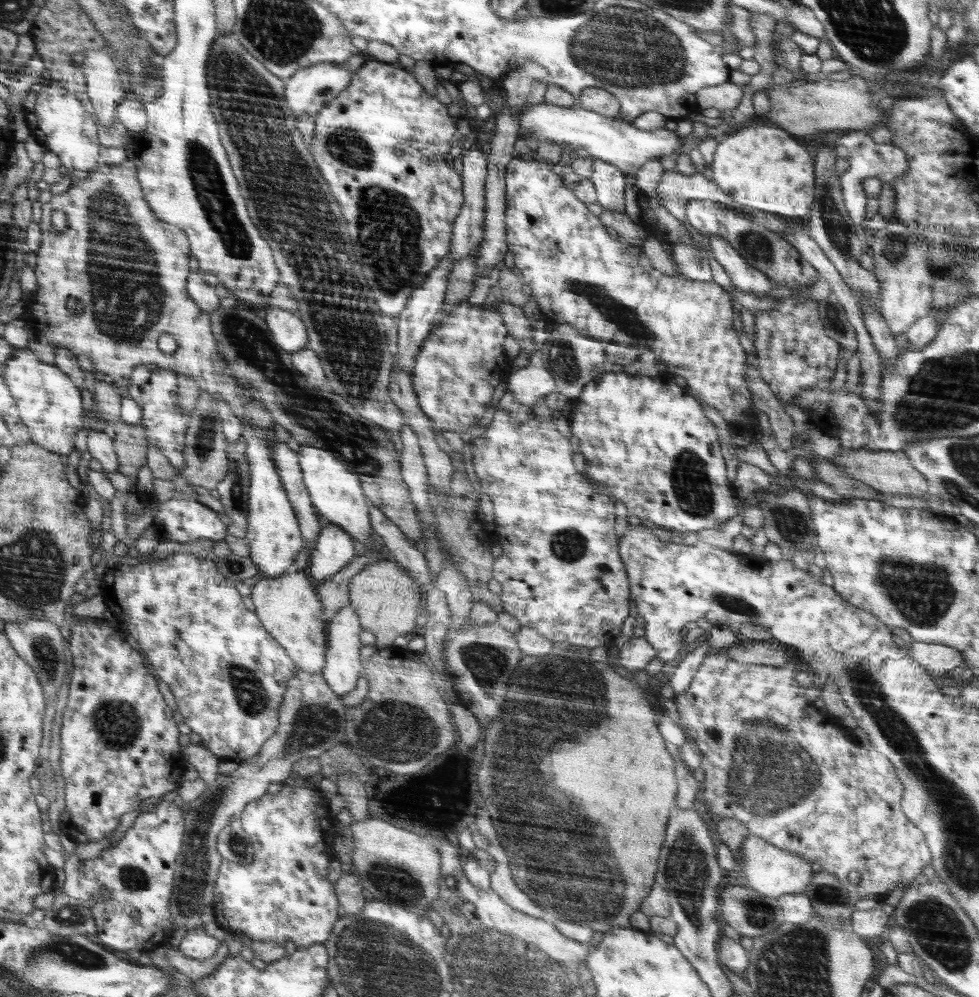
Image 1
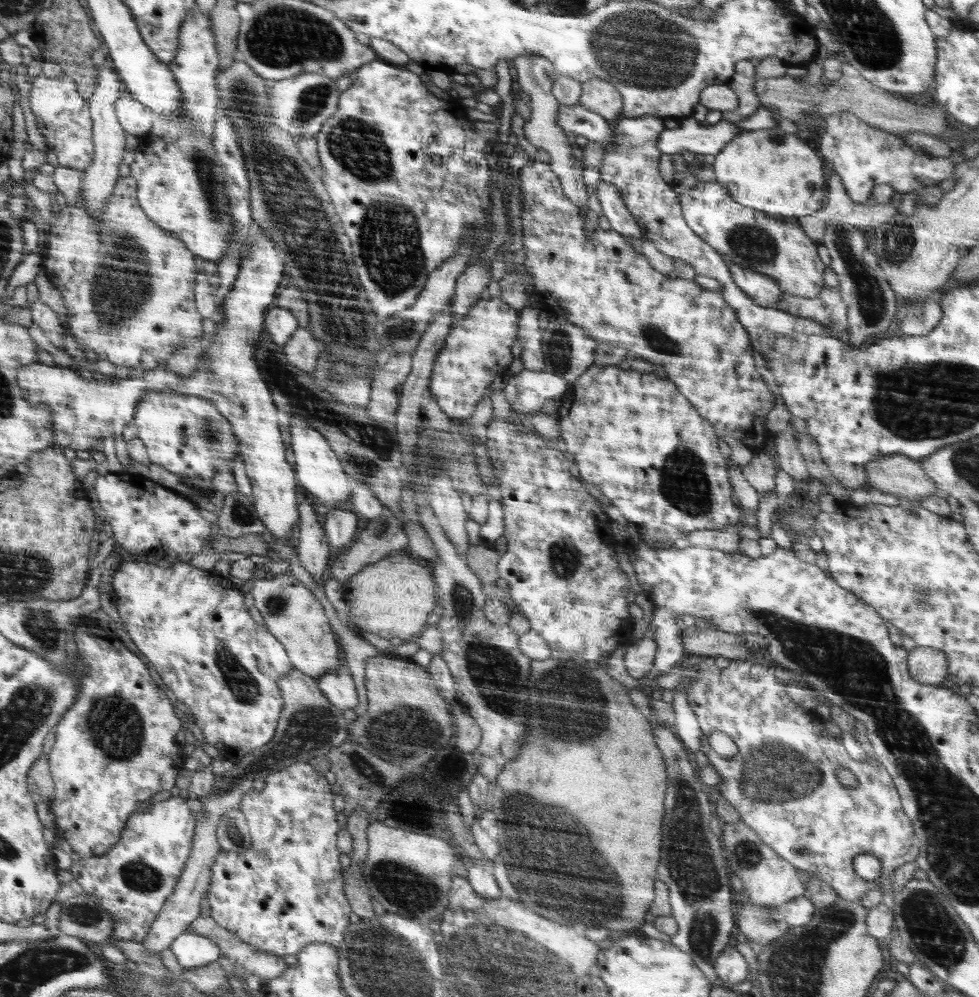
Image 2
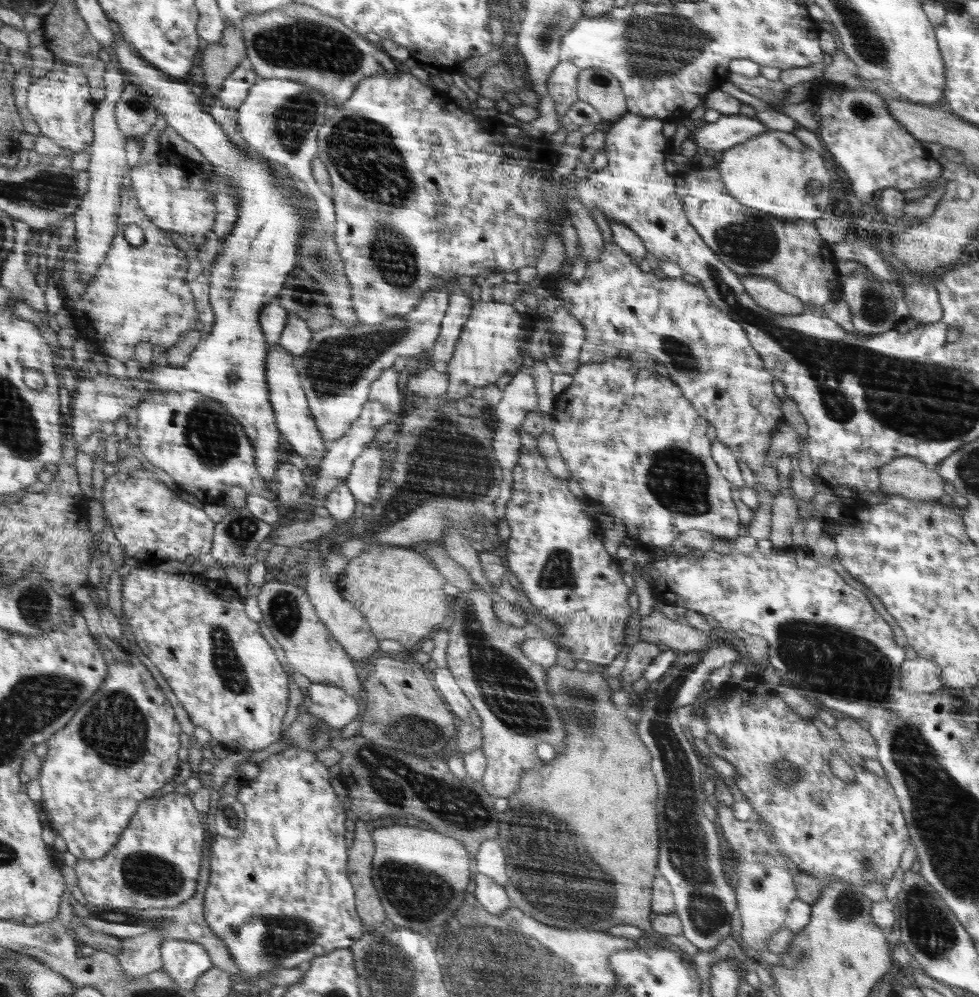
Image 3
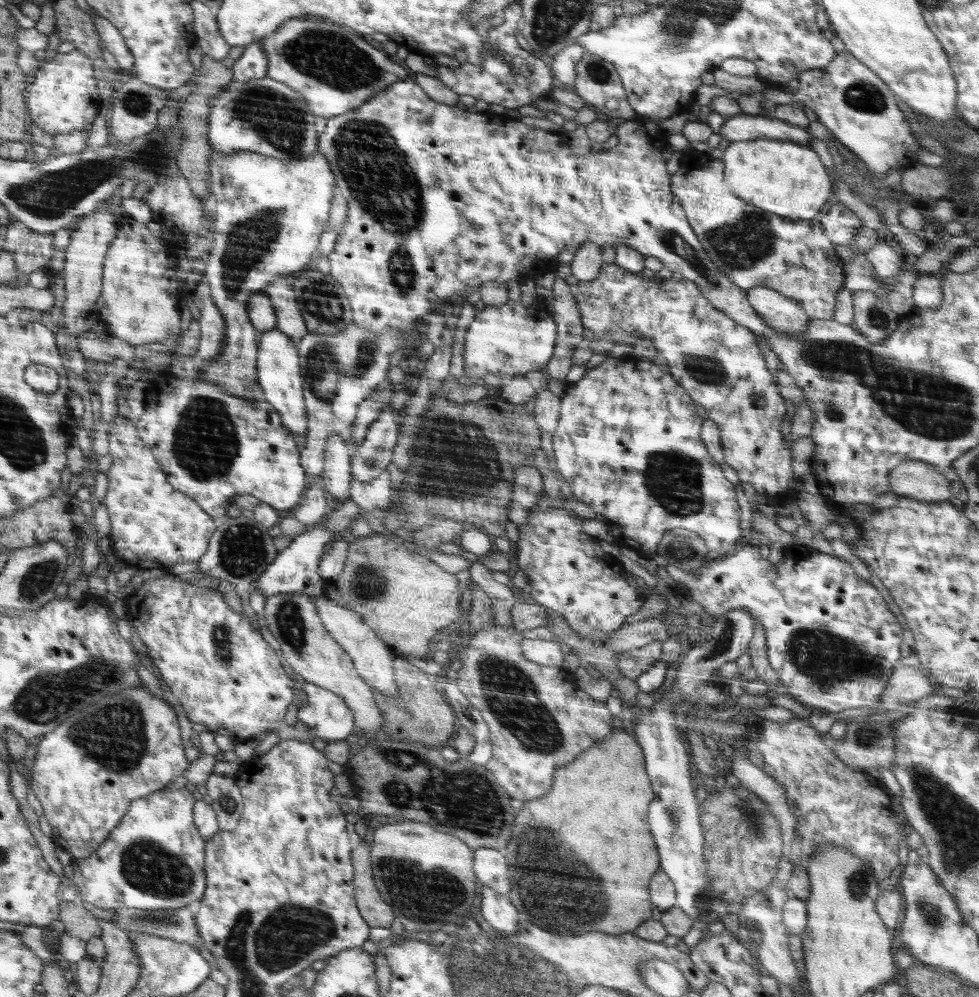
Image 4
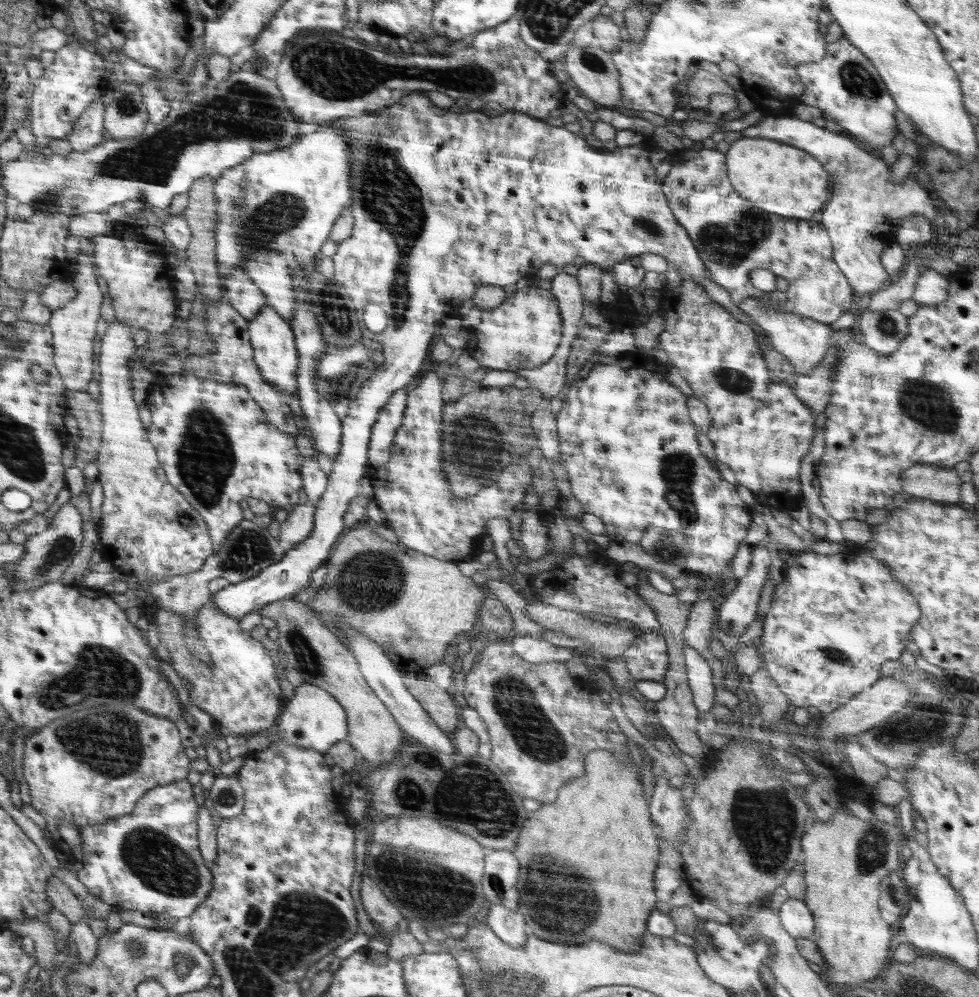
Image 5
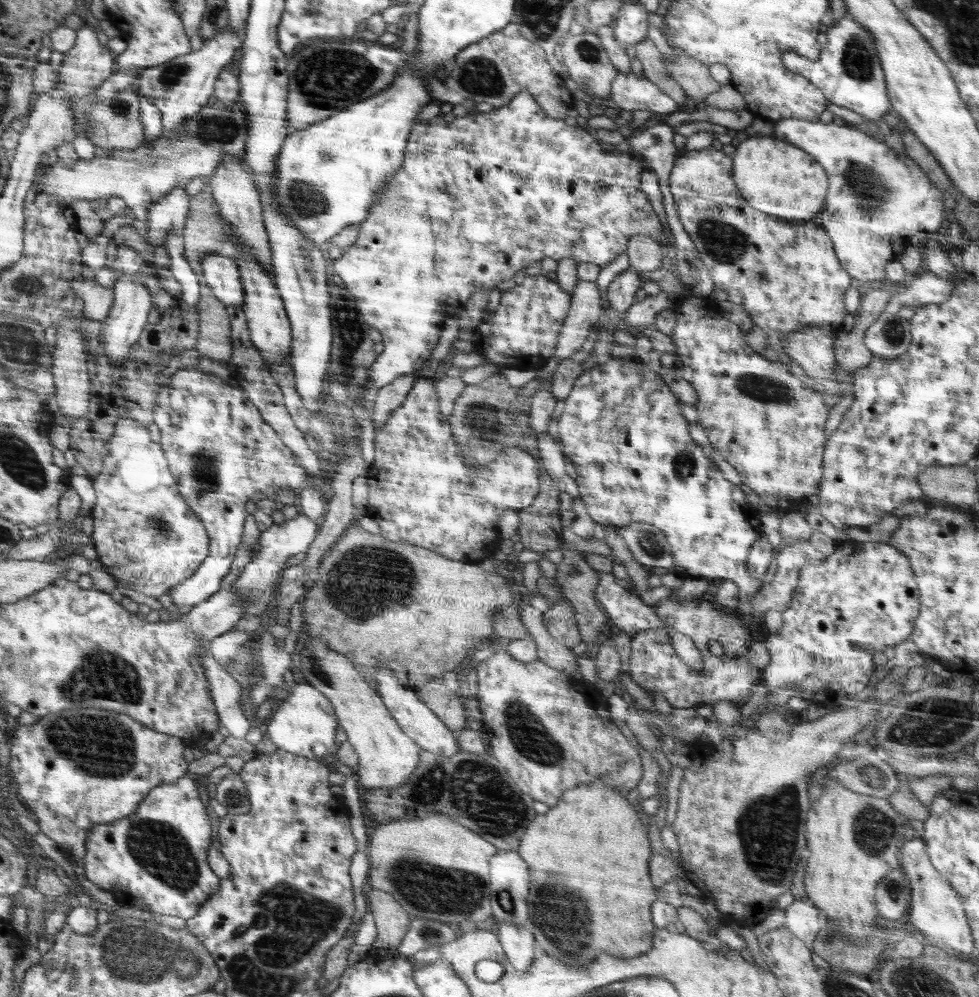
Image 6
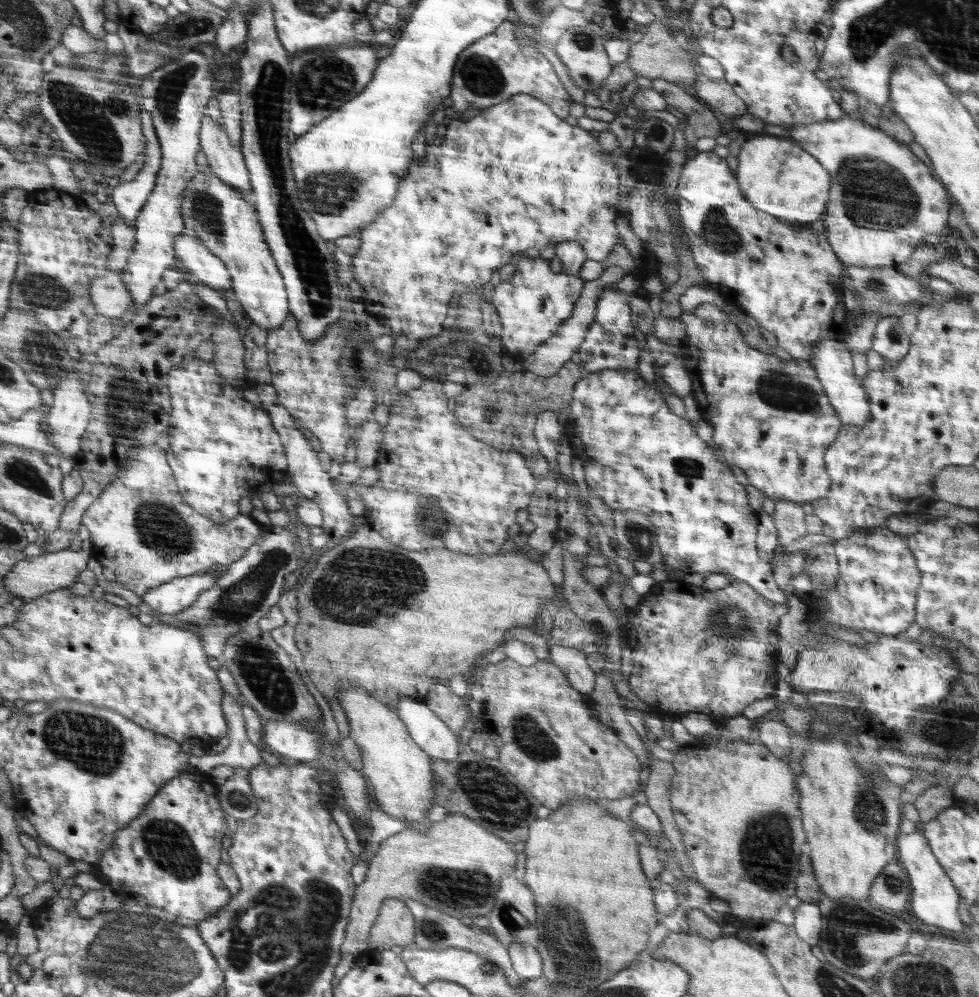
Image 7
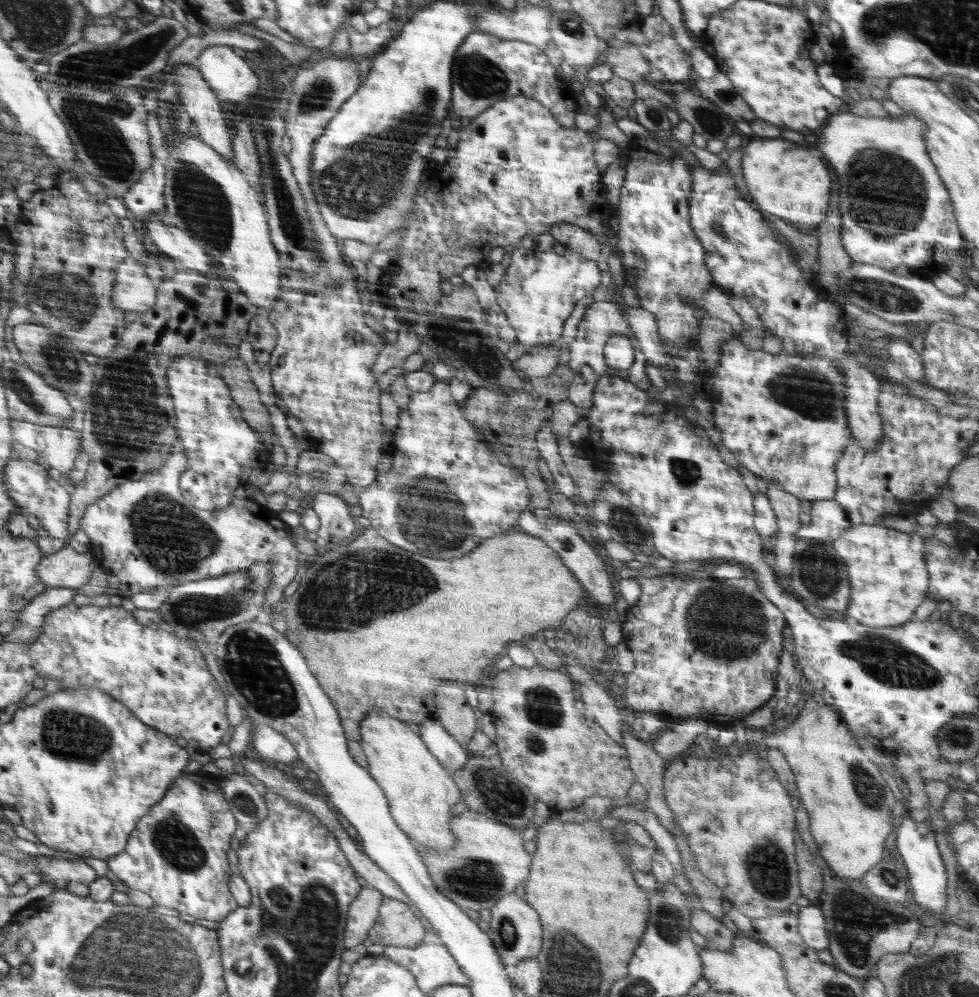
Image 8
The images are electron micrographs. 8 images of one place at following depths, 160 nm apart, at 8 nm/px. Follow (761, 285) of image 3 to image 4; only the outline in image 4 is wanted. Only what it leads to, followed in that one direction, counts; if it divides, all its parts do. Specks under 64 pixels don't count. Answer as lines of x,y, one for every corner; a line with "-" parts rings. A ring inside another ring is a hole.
765,286
749,288
747,299
752,308
779,333
797,335
811,319
798,301

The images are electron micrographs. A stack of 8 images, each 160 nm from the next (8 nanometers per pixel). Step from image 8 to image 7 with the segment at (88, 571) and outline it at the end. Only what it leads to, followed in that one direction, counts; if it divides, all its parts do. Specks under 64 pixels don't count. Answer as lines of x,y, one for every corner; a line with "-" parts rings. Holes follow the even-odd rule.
70,547
58,552
44,553
30,560
18,561
14,569
6,576
4,583
13,596
21,601
33,600
58,589
66,589
74,585
78,574
86,569
90,554
86,550
71,550

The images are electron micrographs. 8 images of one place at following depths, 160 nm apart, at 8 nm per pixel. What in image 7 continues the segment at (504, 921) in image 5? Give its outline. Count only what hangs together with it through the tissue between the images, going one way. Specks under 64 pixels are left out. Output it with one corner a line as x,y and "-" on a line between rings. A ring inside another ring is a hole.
510,943
507,947
511,965
520,980
534,980
543,975
540,953
532,943

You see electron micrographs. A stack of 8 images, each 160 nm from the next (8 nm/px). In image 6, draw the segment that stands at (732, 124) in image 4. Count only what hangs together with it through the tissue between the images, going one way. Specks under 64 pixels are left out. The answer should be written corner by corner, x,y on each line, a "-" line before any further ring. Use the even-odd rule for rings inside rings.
789,118
775,121
774,136
782,138
818,160
828,178
828,194
824,210
818,214
820,224
833,242
835,255
842,268
865,287
875,280
883,281
884,269
888,262
898,260
908,245
908,238
917,232
934,233
944,221
944,200
942,192
922,172
922,169
906,154
890,149
886,143
879,142
864,132
850,126
822,124
801,118

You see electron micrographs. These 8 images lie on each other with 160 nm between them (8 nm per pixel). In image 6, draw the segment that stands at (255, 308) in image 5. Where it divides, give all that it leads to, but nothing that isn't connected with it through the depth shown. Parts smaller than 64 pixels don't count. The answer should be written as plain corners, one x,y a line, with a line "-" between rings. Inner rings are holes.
209,254
203,258
203,277
214,296
225,305
243,306
244,289
238,265
233,258

